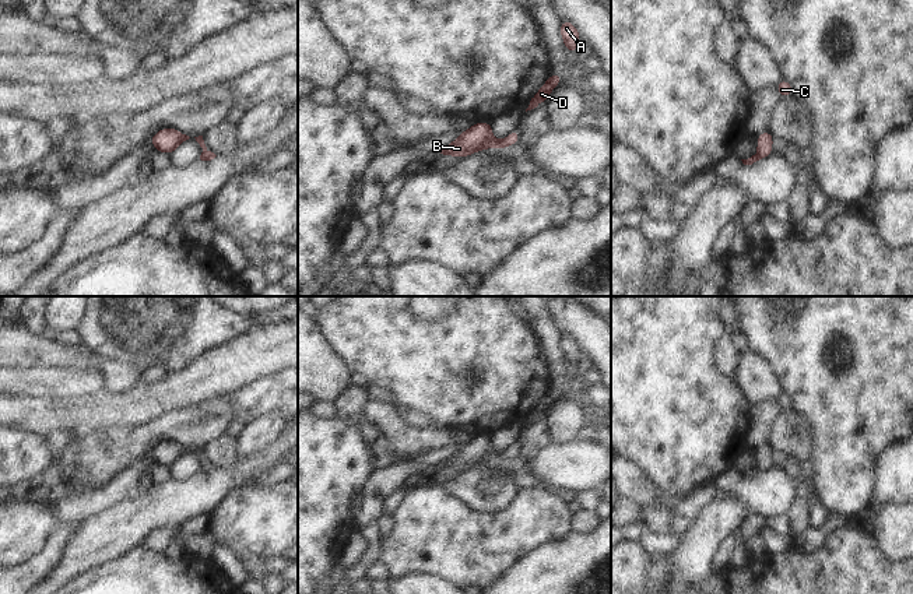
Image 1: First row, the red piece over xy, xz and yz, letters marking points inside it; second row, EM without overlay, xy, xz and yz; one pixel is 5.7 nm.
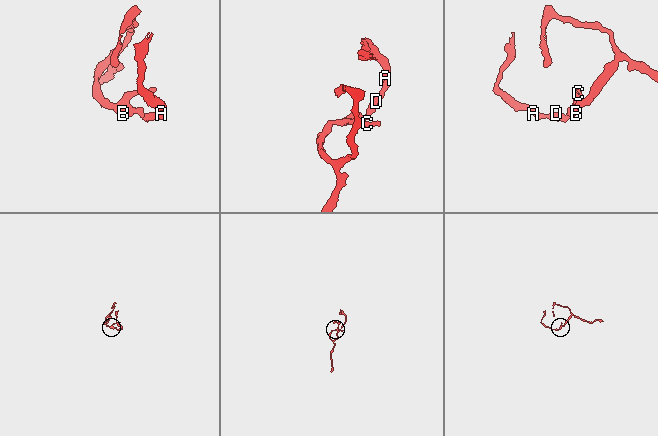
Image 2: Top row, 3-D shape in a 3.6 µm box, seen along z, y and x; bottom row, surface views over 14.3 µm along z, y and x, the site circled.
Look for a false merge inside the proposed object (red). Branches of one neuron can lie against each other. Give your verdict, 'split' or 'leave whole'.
leave whole

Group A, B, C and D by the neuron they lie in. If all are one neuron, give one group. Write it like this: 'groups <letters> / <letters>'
groups A B C D

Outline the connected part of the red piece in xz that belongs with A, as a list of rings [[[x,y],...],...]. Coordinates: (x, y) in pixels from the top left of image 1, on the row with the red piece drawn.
[[[561,20],[561,36],[570,55],[576,53],[580,42],[576,27],[566,20]]]

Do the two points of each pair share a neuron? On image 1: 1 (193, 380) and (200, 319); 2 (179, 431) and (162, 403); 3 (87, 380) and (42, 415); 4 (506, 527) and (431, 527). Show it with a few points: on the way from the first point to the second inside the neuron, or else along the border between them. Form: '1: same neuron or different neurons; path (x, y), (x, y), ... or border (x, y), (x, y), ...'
1: different neurons; border (224, 344), (210, 348), (188, 365), (169, 373)
2: different neurons; border (200, 404), (171, 410), (154, 421), (139, 426)
3: different neurons; border (94, 394), (85, 399), (30, 399)
4: same neuron; path (488, 527), (449, 527)

